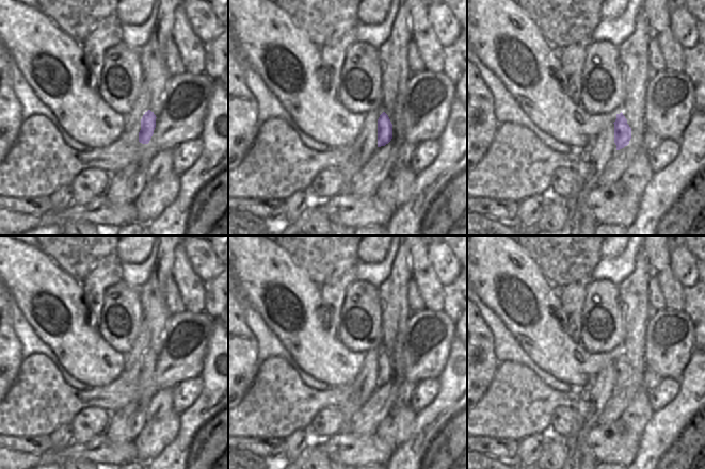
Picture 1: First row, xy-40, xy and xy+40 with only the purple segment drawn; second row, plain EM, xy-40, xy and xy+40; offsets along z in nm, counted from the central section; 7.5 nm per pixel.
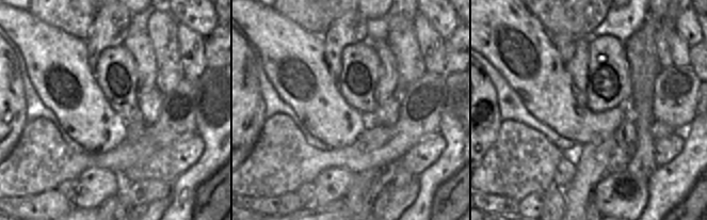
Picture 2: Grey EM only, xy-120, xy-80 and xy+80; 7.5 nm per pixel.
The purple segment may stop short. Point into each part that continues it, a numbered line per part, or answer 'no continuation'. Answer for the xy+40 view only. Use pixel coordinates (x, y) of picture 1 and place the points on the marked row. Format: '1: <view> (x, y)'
no continuation

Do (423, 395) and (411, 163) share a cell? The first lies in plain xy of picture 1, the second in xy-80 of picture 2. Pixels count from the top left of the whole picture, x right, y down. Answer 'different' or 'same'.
same

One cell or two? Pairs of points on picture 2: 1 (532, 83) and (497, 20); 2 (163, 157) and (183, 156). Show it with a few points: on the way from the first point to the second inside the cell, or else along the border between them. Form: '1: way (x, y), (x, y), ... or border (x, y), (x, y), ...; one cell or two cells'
1: way (514, 75), (499, 60), (493, 38); one cell
2: way (169, 157), (178, 156); one cell

